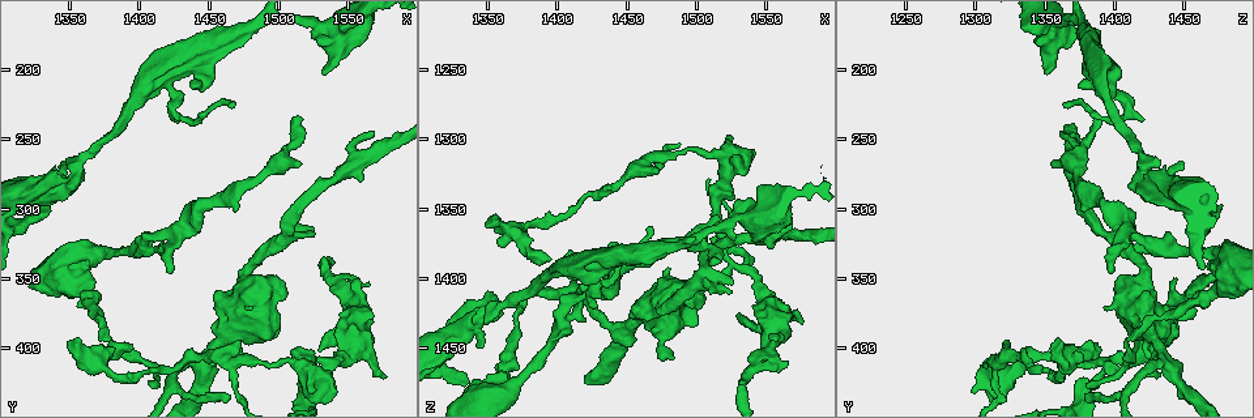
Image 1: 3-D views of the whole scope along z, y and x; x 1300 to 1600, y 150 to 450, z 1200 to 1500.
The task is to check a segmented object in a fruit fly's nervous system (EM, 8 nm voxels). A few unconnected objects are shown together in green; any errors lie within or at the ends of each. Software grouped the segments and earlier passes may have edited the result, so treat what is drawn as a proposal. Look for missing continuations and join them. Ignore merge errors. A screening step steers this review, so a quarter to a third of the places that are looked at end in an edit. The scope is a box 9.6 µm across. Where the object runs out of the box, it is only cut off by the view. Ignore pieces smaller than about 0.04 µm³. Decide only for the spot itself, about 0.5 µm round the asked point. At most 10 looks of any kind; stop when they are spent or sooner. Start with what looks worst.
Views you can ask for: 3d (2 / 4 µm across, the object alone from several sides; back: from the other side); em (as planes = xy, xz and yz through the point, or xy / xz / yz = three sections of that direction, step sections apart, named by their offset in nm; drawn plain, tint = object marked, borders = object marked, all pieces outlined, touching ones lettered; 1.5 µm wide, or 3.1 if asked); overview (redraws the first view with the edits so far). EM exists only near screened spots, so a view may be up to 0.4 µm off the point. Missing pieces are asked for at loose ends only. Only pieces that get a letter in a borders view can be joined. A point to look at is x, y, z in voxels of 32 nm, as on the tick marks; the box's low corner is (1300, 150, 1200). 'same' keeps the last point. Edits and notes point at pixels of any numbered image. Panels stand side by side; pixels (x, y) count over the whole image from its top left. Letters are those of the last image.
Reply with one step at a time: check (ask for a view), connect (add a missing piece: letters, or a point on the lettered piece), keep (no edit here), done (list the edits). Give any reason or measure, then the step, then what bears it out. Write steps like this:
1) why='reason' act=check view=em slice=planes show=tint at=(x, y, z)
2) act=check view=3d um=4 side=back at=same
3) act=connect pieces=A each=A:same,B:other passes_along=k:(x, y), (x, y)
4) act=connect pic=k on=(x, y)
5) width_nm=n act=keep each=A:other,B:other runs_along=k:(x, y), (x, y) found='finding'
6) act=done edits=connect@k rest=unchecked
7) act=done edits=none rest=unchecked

why='branch stops here' act=check view=em slice=planes show=borders at=(1572, 248, 1364)

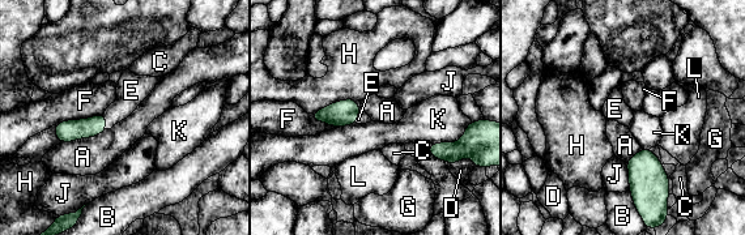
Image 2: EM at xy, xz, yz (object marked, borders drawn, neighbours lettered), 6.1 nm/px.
act=connect pieces=E each=A:other,B:other,C:other,D:other,E:same,F:other,G:other,H:other,J:other,K:other,L:other passes_along=2:(344, 112), (358, 112), (364, 118) found='it goes on there'

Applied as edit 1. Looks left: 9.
why='see it whole again' act=check view=overview

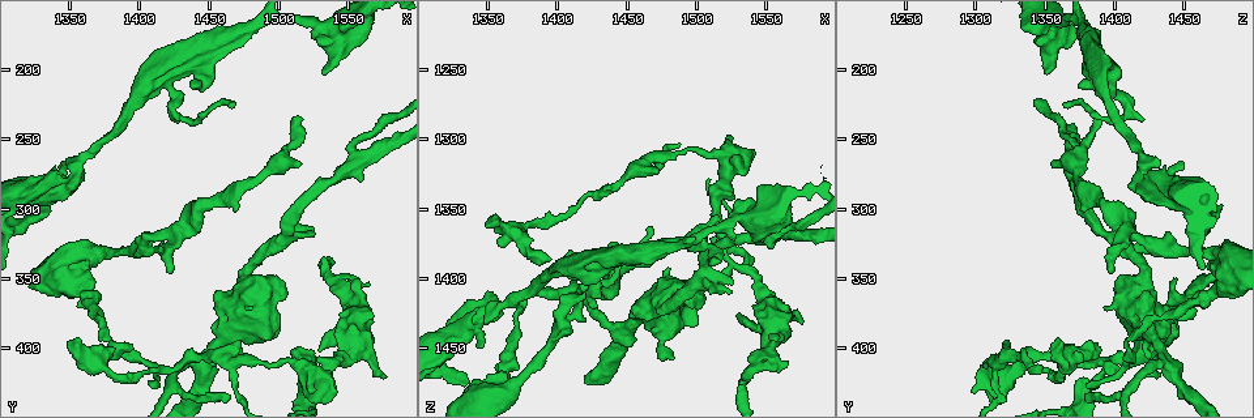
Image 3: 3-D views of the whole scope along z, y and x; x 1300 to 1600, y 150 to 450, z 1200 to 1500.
why='branch stops here' act=check view=3d um=2 at=(1472, 392, 1322)

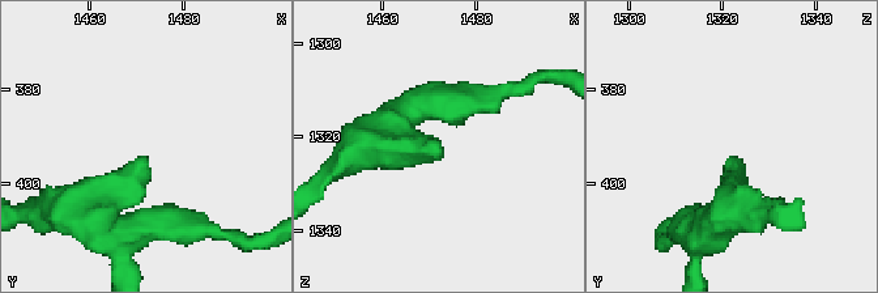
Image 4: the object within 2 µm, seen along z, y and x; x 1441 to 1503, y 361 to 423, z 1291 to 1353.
act=check view=em slice=xz step=8 show=borders at=(1472, 394, 1323)

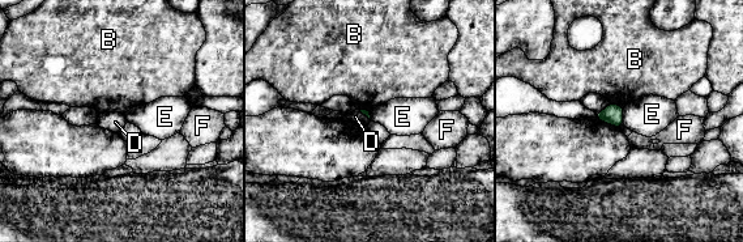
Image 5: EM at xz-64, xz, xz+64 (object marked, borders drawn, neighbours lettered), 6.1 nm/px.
act=check view=em slice=xy step=8 show=borders at=same

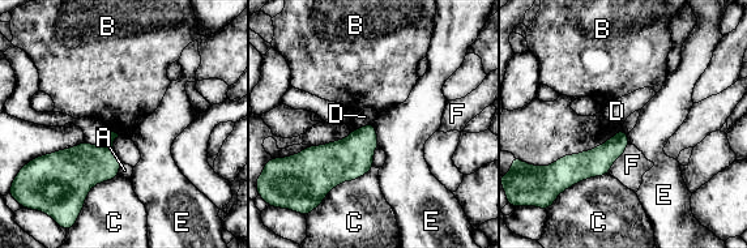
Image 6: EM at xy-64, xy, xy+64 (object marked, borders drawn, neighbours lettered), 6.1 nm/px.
act=keep each=A:other,B:other,C:other,D:other,E:other,F:other border=6:(372, 123), (355, 129) found='none of them fits'

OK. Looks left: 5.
why='end of a long branch' act=check view=em slice=planes show=borders at=(1406, 426, 1382)

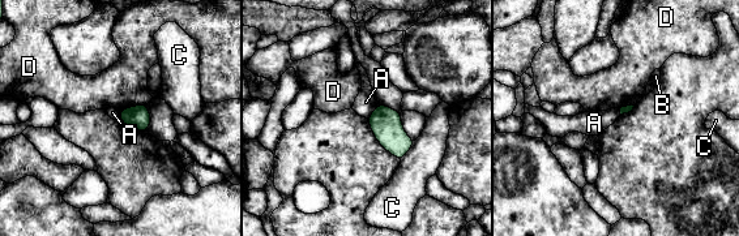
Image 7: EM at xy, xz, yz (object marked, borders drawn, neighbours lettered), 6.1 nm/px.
longest_contact=D:170nm act=keep each=A:other,B:other,C:other,D:other found='none of them fits'

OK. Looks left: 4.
why='branch stops here' act=check view=3d um=4 side=back at=(1576, 420, 1428)

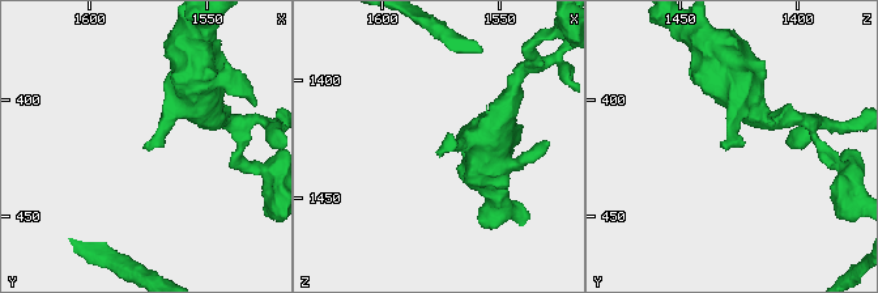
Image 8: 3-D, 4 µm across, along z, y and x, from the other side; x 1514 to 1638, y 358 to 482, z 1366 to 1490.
act=check view=em slice=planes show=borders at=(1577, 421, 1430)

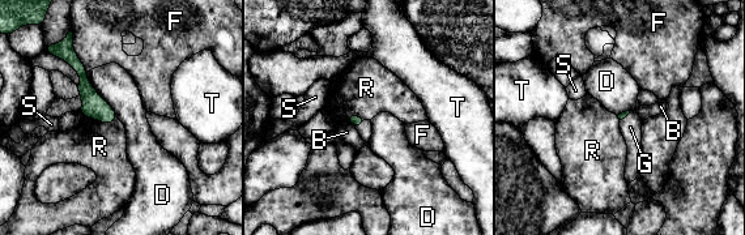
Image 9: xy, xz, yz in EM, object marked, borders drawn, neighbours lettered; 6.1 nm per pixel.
act=connect pieces=G each=B:other,D:other,F:other,G:same,R:other,S:other,T:other passes_along=9:(354, 120), (361, 124), (365, 131) found='the neuron continues'

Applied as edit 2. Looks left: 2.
act=done edits=connect@2,connect@9 rest=unchecked

